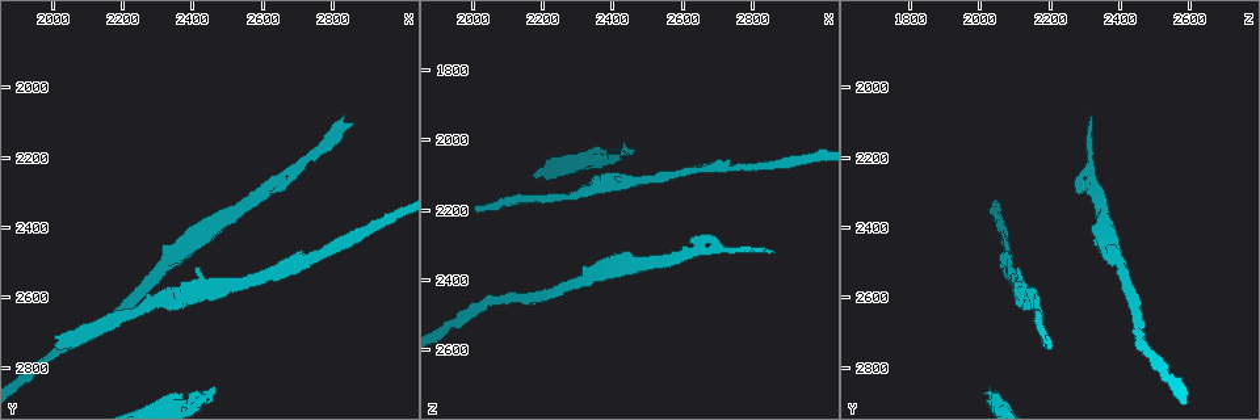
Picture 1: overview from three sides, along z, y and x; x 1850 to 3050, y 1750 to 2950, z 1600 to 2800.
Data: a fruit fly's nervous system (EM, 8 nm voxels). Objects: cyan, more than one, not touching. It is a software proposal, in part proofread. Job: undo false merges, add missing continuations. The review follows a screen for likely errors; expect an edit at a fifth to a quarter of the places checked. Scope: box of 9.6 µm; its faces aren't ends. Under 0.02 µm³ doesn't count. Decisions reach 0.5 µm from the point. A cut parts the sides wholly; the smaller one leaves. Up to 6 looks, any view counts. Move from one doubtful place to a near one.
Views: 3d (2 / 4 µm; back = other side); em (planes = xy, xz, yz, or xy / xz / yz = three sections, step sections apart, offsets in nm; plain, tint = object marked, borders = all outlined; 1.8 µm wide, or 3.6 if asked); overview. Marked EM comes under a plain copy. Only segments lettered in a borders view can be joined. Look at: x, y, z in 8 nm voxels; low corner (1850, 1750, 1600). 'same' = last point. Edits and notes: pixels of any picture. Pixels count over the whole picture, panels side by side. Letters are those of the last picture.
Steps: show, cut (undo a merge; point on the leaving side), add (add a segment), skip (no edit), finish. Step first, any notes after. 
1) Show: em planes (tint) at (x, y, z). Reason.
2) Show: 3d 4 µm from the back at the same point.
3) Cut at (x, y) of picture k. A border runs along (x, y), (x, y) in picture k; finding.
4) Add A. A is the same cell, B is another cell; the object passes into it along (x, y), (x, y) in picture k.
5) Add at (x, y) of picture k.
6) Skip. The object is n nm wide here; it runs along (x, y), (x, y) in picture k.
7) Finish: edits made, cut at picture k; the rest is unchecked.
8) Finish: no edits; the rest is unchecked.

Show: 3d 2 µm at (2330, 2490, 2390). Thick turns thin.

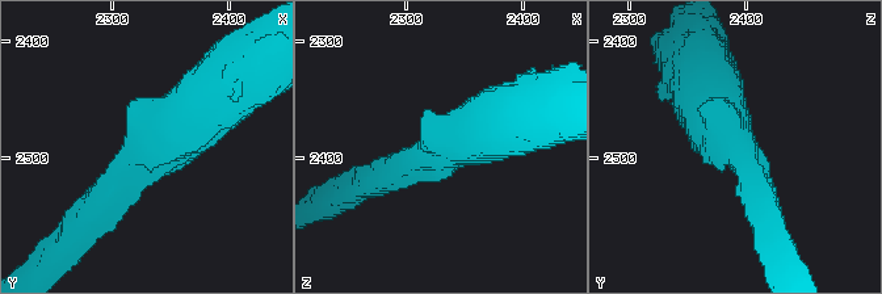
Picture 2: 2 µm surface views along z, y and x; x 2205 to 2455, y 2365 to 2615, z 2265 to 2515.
Show: em 3.6 µm planes (tint) at (2328, 2496, 2396). The arms are 220, 500 nm wide; need the tissue.

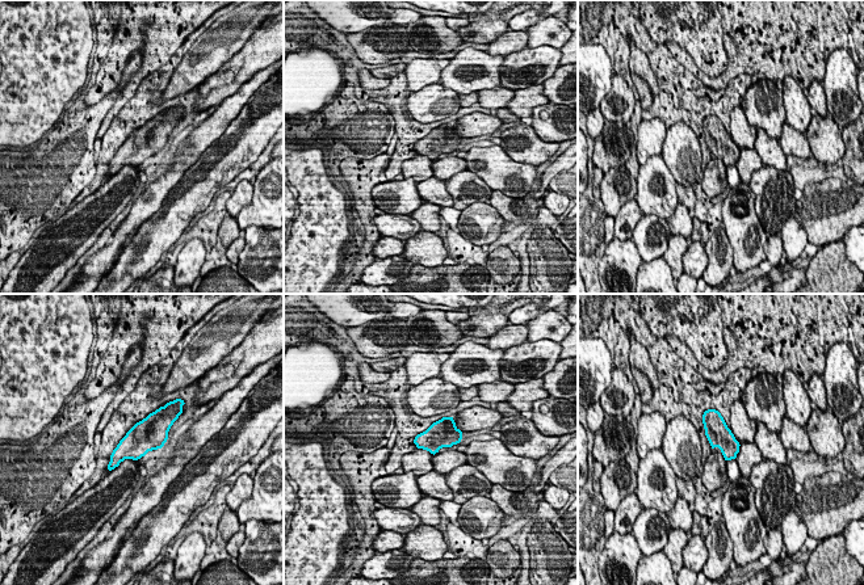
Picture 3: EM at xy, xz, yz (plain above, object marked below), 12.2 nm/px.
Show: em 3.6 µm planes (borders) at the same point.

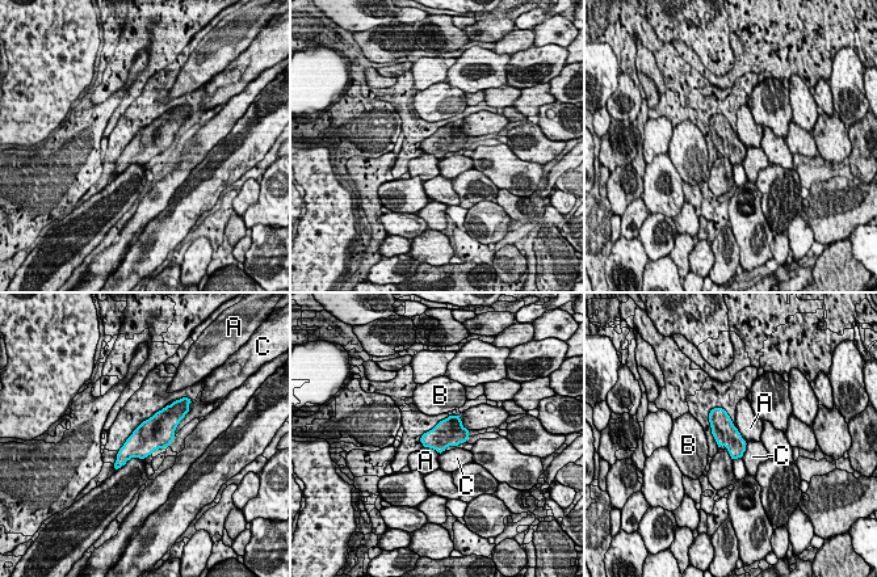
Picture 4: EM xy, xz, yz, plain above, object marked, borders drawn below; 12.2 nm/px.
Skip. The object is 300 nm wide here; A, B and C are other cells; a border runs along (424, 446), (440, 453) in picture 4; one neuron here.

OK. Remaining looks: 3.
Show: em xz step 16 (borders) at (2010, 2750, 2200).

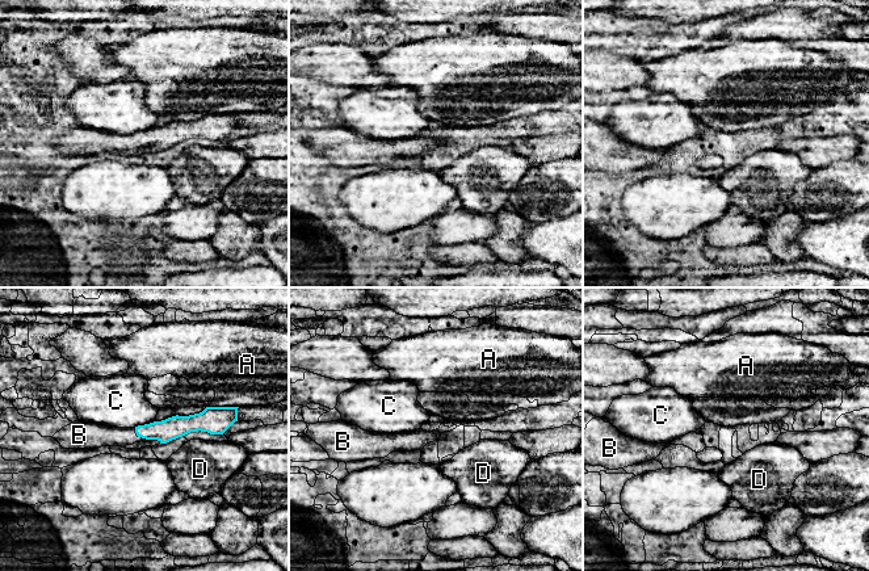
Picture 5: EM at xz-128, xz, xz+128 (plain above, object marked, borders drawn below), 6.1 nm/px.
Show: em planes (borders) at the same point. Another direction.

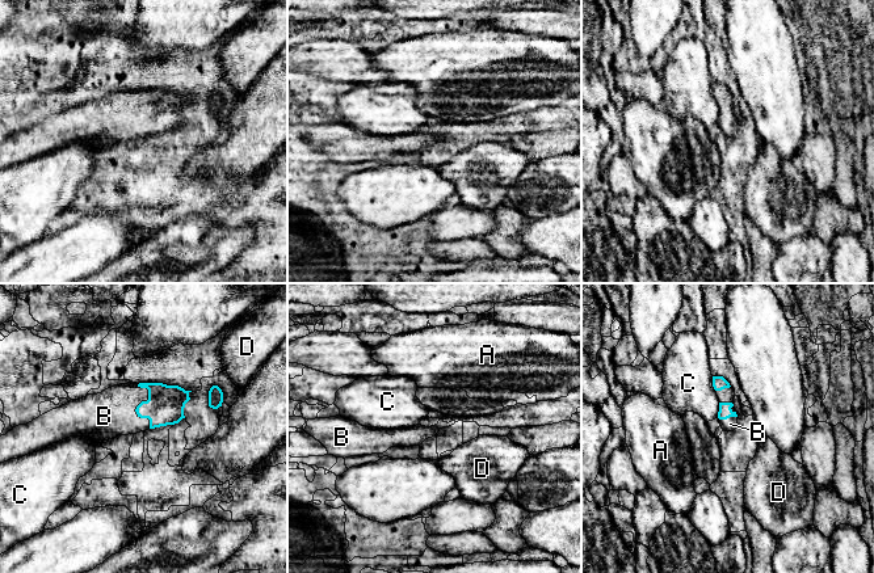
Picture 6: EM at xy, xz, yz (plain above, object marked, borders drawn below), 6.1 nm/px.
Add B. B is the same cell, A, C and D are other cells; it goes on there.

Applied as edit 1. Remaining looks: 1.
Show: em 3.6 µm planes (borders) at (2350, 2640, 2130). Free end.

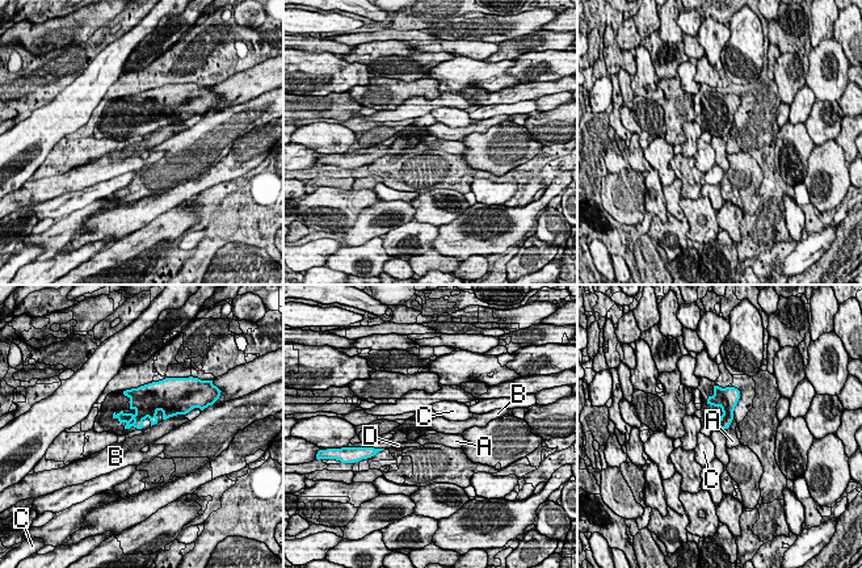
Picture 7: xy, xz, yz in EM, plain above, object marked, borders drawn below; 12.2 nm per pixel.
Skip. A, B, C and D are other cells; a border runs along (179, 413), (164, 420) in picture 7; none of them fits.

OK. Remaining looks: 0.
Finish: edits made, add at picture 6; the rest is unchecked.

